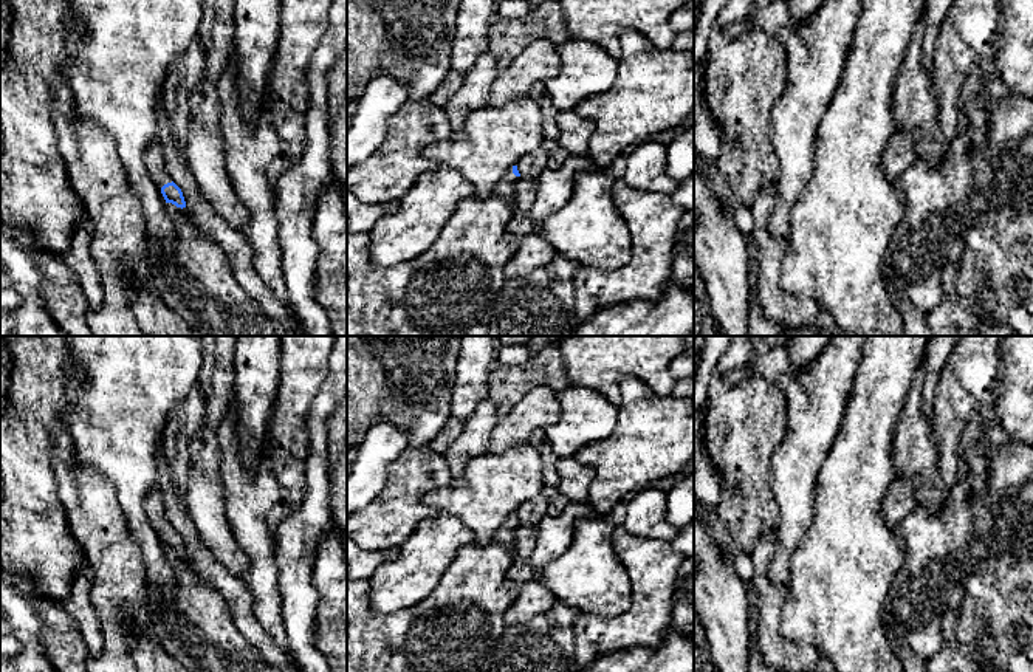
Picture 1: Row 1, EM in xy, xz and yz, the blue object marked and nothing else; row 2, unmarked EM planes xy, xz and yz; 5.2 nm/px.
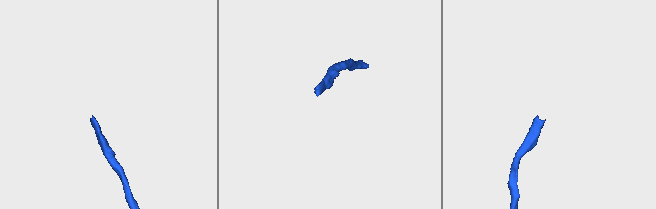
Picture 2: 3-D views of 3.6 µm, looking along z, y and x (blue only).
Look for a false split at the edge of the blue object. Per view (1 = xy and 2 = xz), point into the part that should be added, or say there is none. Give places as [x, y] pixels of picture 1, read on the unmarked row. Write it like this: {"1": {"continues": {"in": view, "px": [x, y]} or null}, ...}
{"1": {"continues": {"in": "xy", "px": [154, 507]}}, "2": {"continues": {"in": "xz", "px": [504, 536]}}}

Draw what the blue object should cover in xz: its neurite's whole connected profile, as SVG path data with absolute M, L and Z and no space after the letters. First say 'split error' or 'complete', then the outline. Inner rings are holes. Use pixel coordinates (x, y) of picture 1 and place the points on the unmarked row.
split error; M517 513L510 514L502 526L494 533L492 543L499 543L508 548L514 547L514 534L516 530L520 526L520 520Z

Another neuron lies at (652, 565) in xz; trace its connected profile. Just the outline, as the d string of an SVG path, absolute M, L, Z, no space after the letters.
M615 526L613 548L632 582L632 604L615 618L581 613L575 622L579 669L633 647L657 649L672 622L672 599L686 556L671 542L649 540Z

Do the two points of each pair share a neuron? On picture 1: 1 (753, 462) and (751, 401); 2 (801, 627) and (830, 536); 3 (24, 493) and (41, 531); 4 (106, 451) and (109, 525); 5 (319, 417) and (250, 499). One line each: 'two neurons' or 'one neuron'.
1: one neuron
2: one neuron
3: one neuron
4: two neurons
5: two neurons

